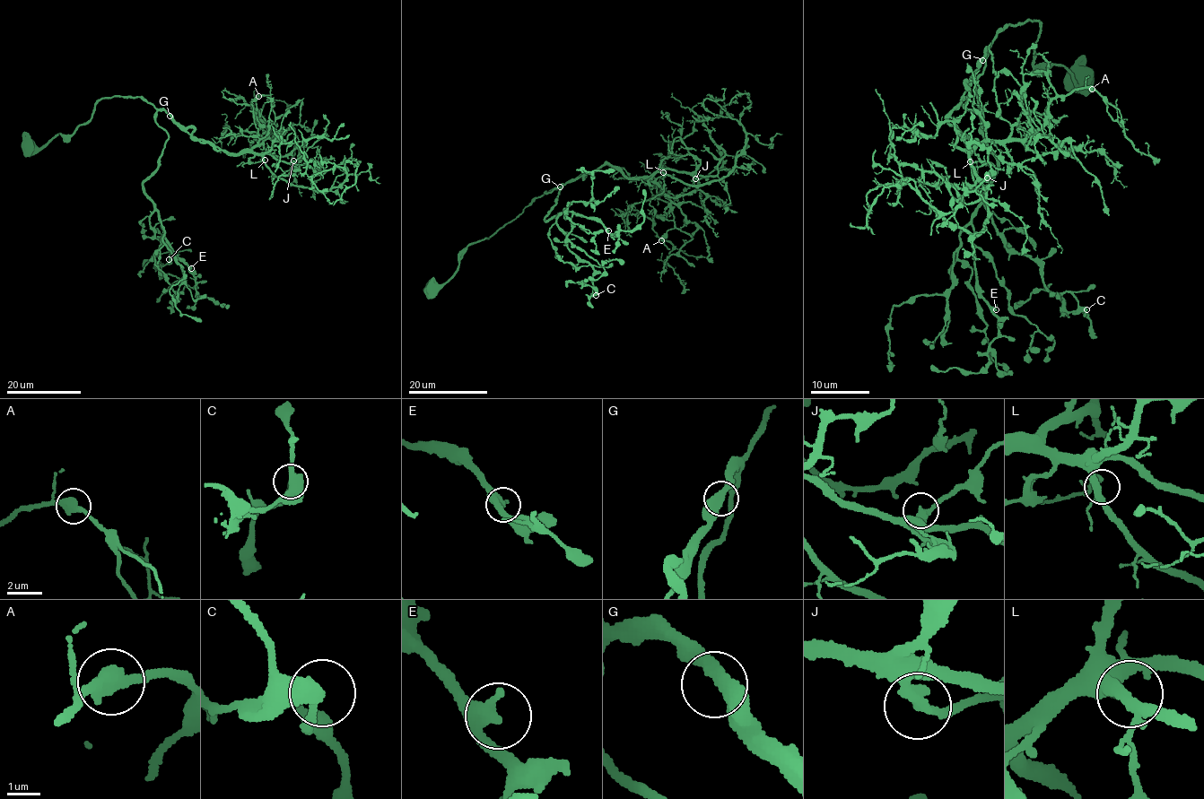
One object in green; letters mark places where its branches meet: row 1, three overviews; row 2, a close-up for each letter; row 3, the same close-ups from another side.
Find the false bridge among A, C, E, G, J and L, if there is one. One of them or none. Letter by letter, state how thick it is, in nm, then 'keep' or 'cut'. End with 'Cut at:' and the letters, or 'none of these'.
A: 440 nm | keep
C: 400 nm | keep
E: 400 nm | keep
G: 400 nm | keep
J: 360 nm | keep
L: 360 nm | keep
Cut at: none of these

